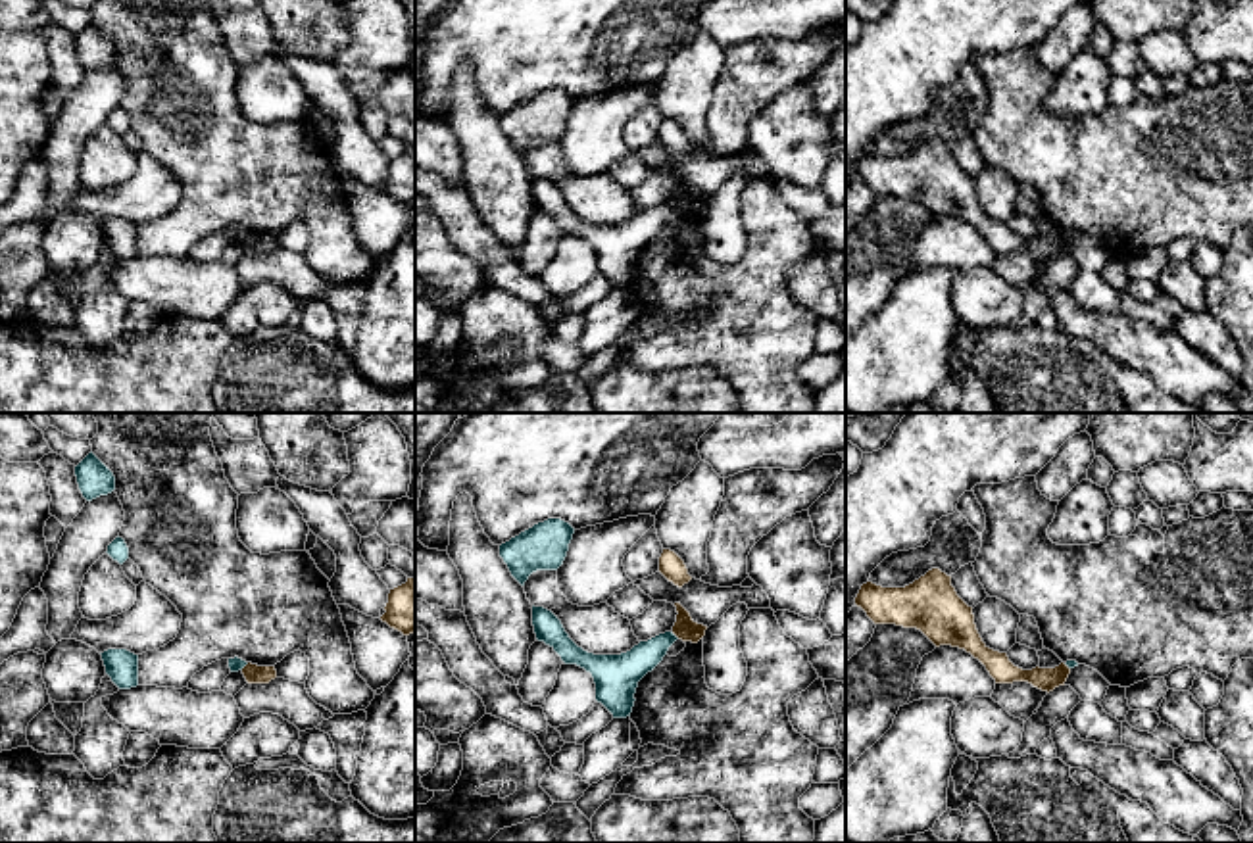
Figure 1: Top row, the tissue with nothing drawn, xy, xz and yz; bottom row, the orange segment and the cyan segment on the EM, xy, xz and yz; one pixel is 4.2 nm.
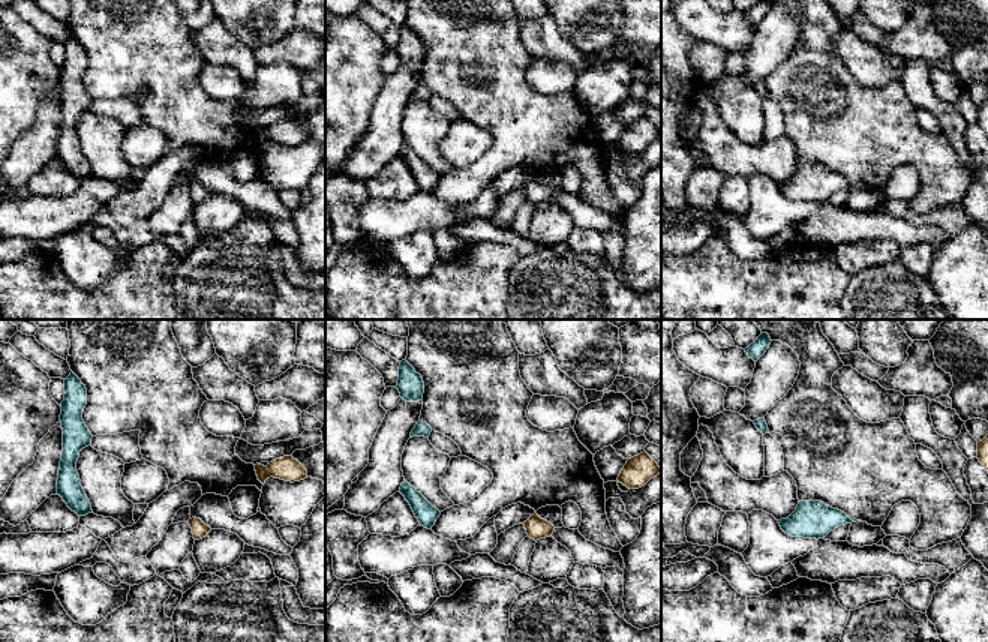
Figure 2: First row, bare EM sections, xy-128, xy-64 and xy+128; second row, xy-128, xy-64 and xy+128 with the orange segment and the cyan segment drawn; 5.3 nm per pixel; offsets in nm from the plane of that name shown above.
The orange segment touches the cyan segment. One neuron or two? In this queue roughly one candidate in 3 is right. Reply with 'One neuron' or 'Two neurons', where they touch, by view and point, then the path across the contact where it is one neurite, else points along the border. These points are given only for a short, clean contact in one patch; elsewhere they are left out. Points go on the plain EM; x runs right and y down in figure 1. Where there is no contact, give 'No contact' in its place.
Two neurons. Touches orange at xz (675, 204). Boundary: xz (671, 202), (679, 208)

